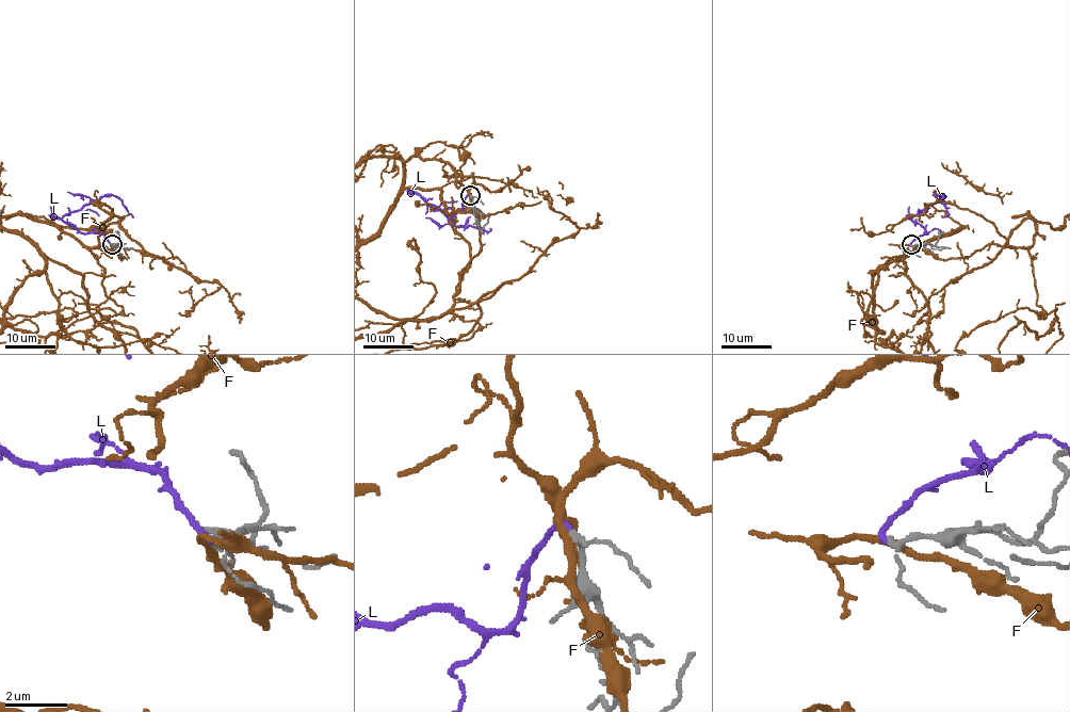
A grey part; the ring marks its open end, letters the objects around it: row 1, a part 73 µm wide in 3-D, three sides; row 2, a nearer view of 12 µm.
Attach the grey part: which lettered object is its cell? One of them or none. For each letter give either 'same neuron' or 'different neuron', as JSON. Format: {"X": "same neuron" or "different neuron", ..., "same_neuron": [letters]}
{"F": "different neuron", "L": "same neuron", "same_neuron": ["L"]}

